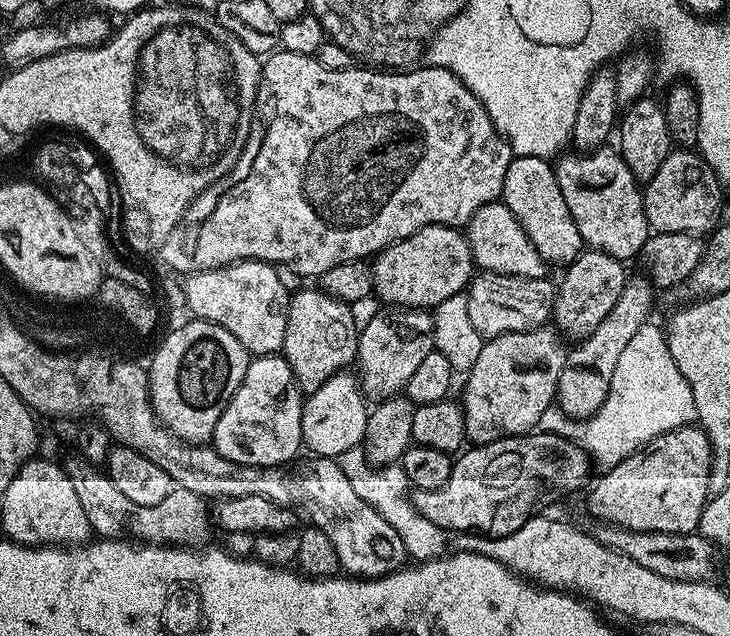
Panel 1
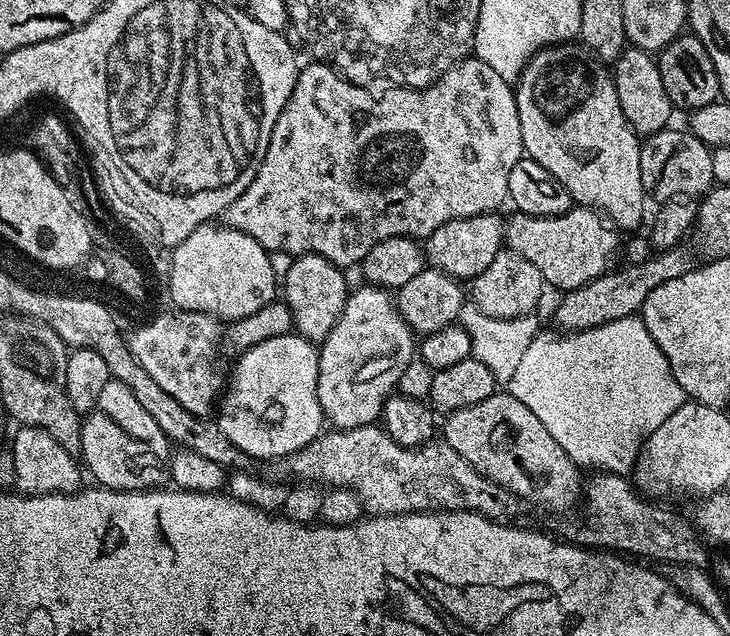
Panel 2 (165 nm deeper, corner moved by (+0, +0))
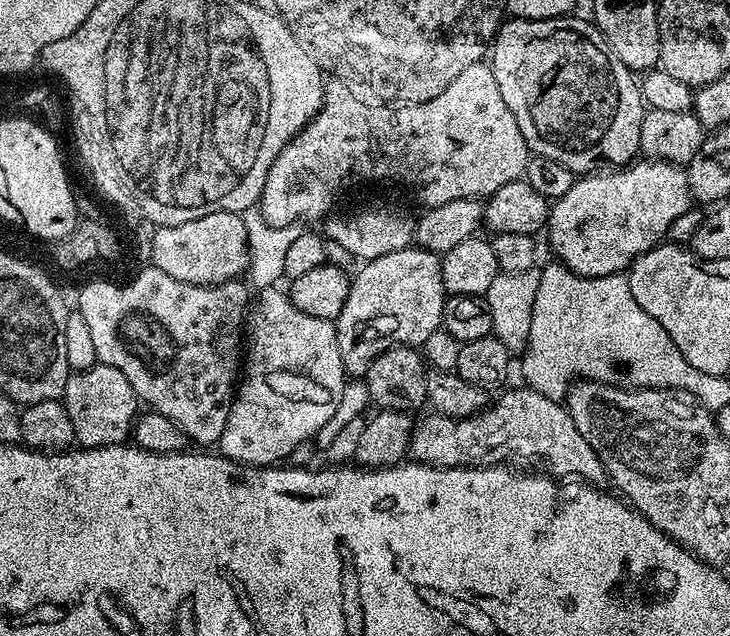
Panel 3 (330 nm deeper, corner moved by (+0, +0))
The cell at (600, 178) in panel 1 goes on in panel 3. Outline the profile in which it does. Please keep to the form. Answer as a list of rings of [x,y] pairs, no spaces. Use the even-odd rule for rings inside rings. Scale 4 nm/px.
[[[569,14],[541,20],[505,19],[496,31],[496,39],[490,45],[490,67],[494,74],[494,82],[498,82],[502,102],[506,102],[506,106],[510,106],[510,114],[514,114],[514,119],[518,121],[518,130],[522,130],[522,138],[526,138],[529,149],[535,155],[554,158],[554,162],[562,162],[562,166],[566,166],[577,174],[592,174],[605,166],[619,170],[633,163],[640,152],[640,135],[642,134],[646,105],[640,96],[640,86],[634,73],[620,61],[618,54],[614,54],[614,50],[610,50],[606,38],[596,29],[596,25],[592,23],[591,19],[584,17],[583,20],[582,17],[576,15]]]

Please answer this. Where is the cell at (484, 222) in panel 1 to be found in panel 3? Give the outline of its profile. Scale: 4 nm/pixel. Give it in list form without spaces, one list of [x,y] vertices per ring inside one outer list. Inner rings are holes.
[[[640,158],[619,170],[577,178],[574,186],[551,205],[546,237],[556,255],[553,257],[576,276],[619,276],[627,273],[642,253],[661,243],[693,204],[688,173],[683,167]]]

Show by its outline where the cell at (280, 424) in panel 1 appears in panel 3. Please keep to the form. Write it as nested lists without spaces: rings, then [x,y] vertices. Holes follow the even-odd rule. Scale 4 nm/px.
[[[279,287],[259,289],[246,313],[246,359],[242,364],[236,395],[232,398],[230,418],[226,418],[226,430],[222,430],[219,455],[245,466],[276,466],[287,461],[284,459],[299,444],[307,440],[309,443],[316,432],[330,421],[330,416],[338,408],[345,381],[335,323],[302,314],[302,310],[290,302],[287,291]]]

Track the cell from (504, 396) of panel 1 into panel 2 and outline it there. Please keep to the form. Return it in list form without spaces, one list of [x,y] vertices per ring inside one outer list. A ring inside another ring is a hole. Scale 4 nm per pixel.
[[[677,246],[657,251],[646,262],[637,264],[624,264],[620,269],[609,271],[597,280],[586,282],[581,288],[576,288],[572,292],[563,293],[556,304],[556,324],[557,329],[565,333],[581,332],[587,328],[596,328],[600,324],[605,324],[618,318],[637,315],[643,309],[646,298],[662,282],[670,282],[670,278],[682,278],[682,274],[692,271],[694,267],[694,252],[691,247]]]

